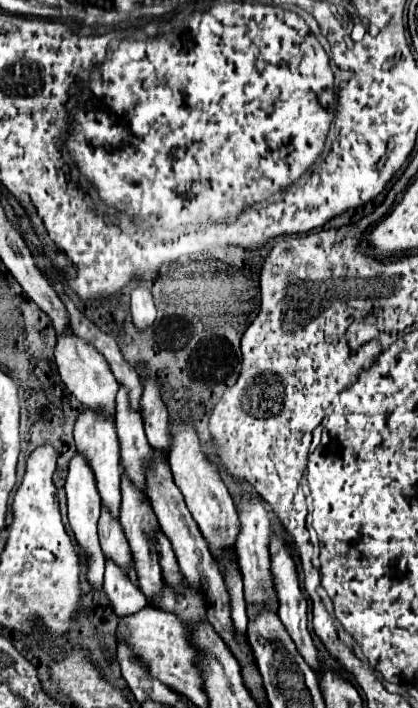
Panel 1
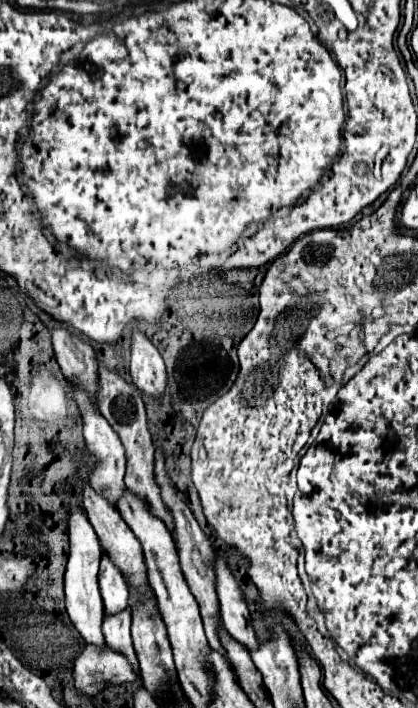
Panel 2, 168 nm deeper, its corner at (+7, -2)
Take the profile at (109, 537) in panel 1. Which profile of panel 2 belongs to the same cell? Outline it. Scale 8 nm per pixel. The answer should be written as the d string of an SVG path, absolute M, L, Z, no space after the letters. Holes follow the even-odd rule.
M102 553L100 561L100 593L104 599L106 613L118 613L128 607L128 583L122 577L122 571L114 567L108 553Z

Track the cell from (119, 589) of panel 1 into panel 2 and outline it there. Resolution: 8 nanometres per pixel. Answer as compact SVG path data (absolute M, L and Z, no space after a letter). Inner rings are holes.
M130 609L112 613L112 615L106 613L102 623L102 633L108 645L114 645L114 649L122 649L122 653L126 653L130 661L134 661L134 669L138 671L138 661L136 661L136 653L134 653L132 637L130 637Z

